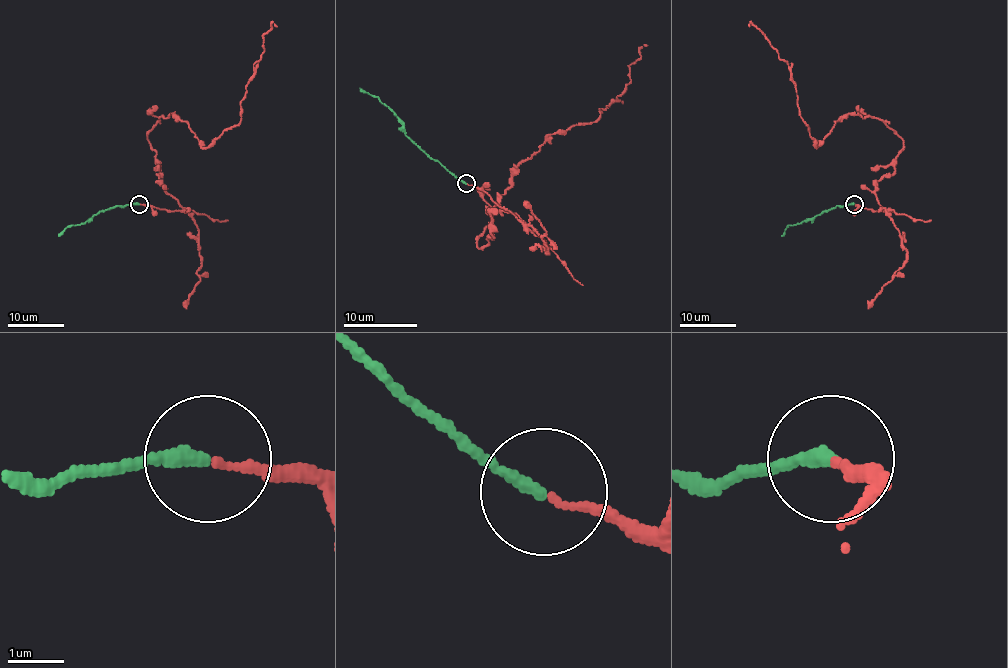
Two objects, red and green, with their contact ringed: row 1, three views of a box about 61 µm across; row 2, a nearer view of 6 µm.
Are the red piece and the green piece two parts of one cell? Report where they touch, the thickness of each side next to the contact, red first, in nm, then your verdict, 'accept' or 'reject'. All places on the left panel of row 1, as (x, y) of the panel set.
place (139, 204); calibres 130 and 220 nm; reject

